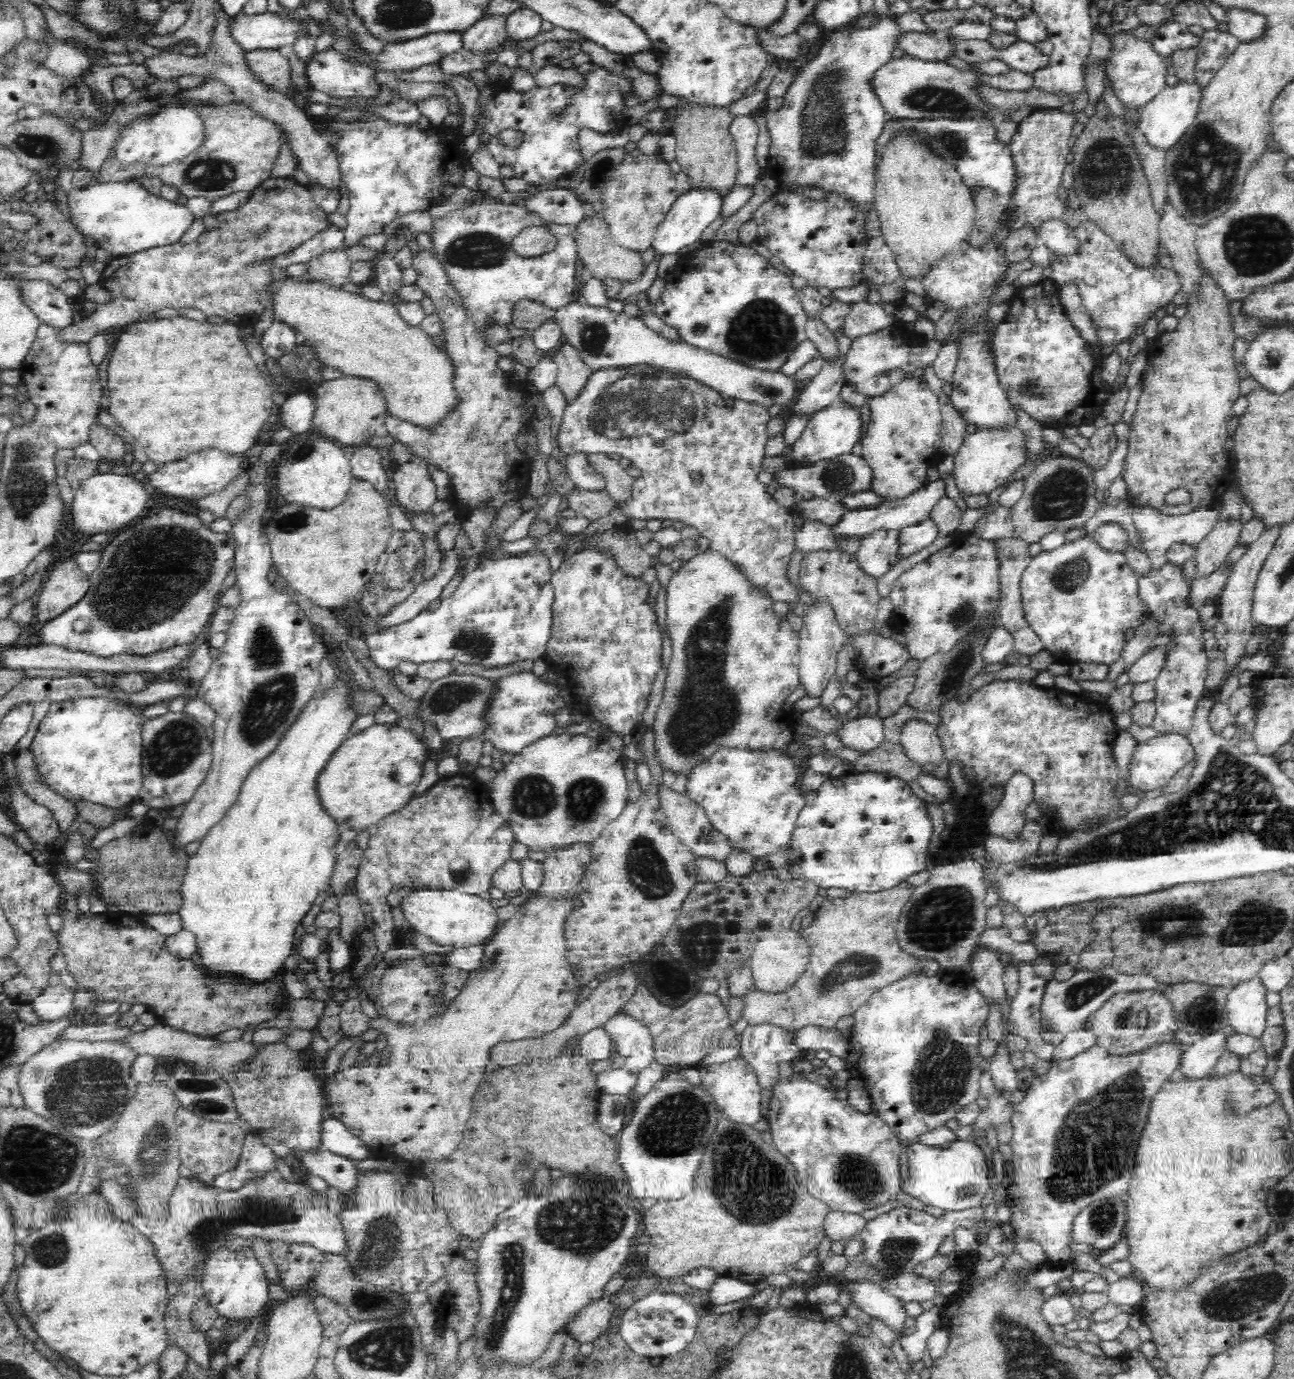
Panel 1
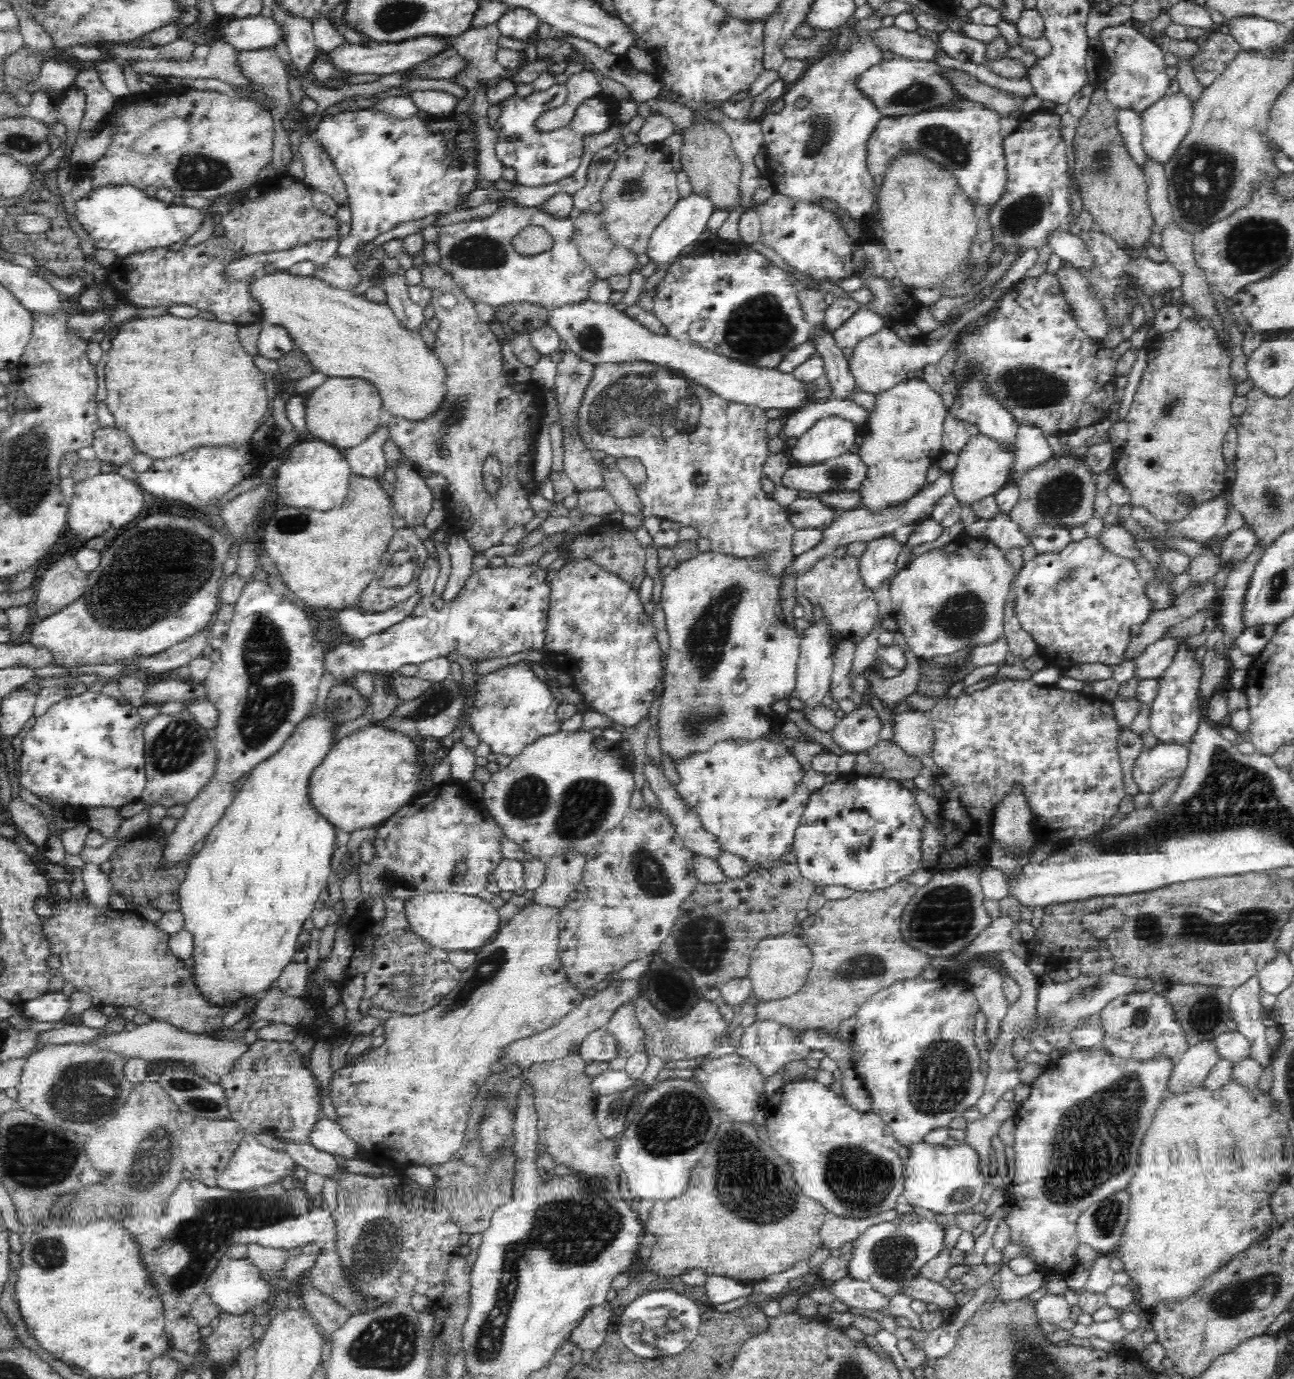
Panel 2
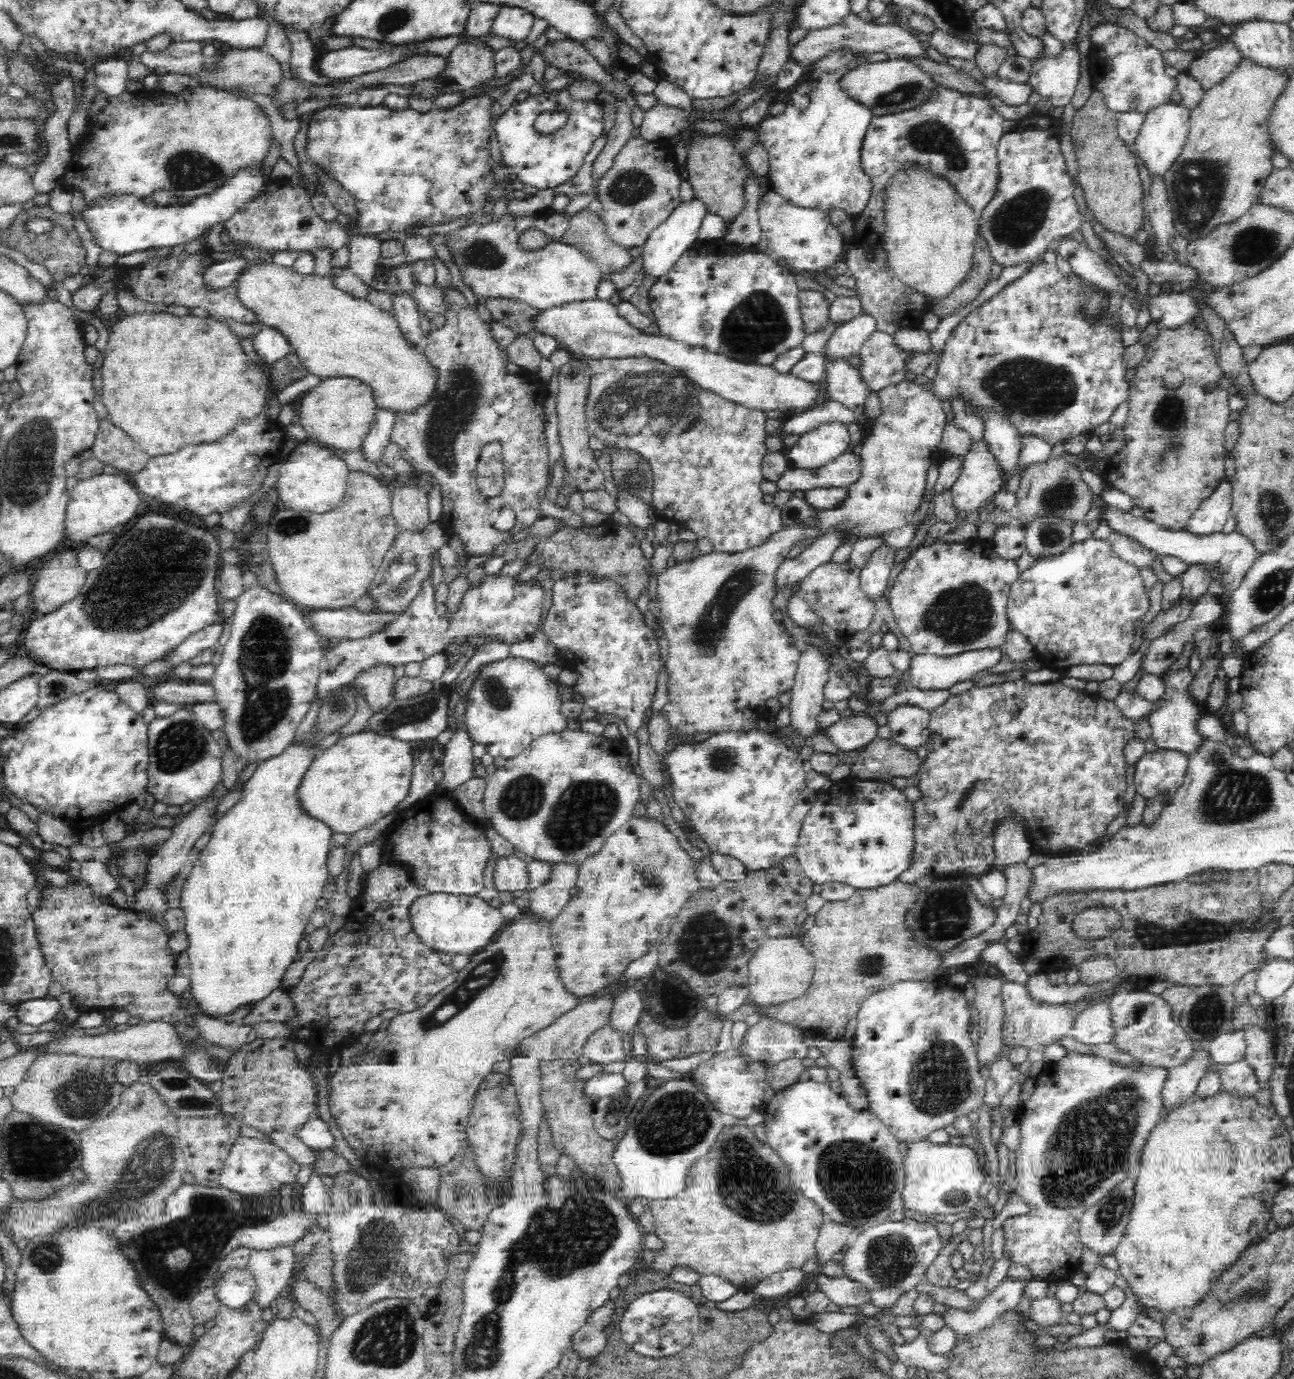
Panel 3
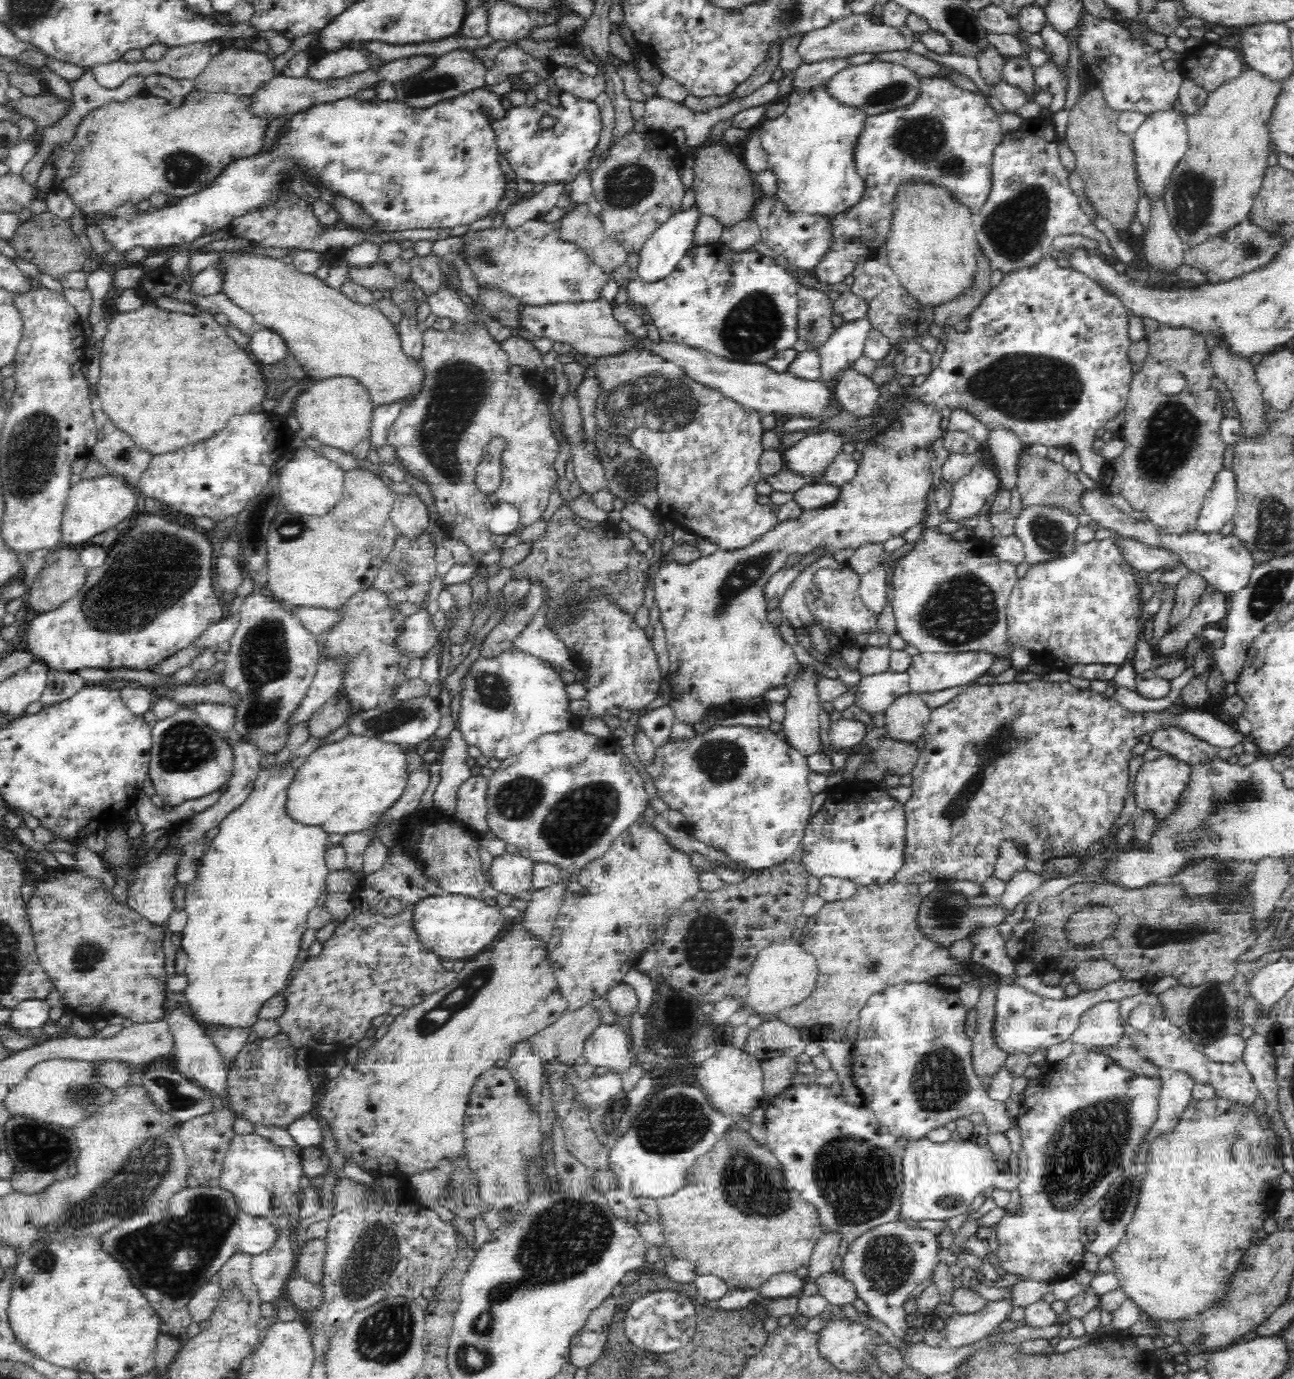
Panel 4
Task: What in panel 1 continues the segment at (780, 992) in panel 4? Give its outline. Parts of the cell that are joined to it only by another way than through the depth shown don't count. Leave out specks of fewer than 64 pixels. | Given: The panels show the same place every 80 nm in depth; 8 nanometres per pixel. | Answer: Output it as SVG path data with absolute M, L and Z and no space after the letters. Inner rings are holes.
M790 928L760 933L748 960L754 986L761 991L786 990L802 974L809 956L810 947L802 938L801 931L796 932Z

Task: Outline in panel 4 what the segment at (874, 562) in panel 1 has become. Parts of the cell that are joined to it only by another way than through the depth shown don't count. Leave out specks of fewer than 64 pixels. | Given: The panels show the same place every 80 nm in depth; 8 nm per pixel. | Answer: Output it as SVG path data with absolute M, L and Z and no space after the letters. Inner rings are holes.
M878 562L872 570L862 574L859 593L864 603L876 614L881 614L886 605L886 575L890 568L887 562Z

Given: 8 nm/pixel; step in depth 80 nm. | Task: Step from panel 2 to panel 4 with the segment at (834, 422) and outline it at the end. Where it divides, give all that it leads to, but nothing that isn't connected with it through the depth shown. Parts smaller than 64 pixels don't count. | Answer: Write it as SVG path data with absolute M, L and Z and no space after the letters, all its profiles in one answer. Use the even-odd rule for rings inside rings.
M822 430L806 434L790 448L782 450L785 468L800 476L817 479L844 446L845 434L838 430Z

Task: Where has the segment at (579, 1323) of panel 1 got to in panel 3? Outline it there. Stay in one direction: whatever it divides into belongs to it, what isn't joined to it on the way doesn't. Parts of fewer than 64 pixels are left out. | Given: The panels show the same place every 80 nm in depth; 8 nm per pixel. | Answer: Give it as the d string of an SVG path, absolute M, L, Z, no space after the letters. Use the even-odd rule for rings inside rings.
M607 1300L597 1310L592 1310L590 1316L586 1320L586 1324L580 1328L571 1338L571 1348L580 1353L580 1358L592 1359L598 1356L606 1344L606 1326L604 1324L606 1318L610 1318L614 1314L614 1304L612 1300Z

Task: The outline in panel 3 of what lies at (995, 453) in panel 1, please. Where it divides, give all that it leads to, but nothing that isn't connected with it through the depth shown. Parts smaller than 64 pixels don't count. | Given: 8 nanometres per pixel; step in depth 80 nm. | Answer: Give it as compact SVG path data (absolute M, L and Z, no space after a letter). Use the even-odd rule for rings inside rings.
M984 440L973 442L960 459L960 474L950 491L958 510L969 513L1002 490L1007 478L998 457Z

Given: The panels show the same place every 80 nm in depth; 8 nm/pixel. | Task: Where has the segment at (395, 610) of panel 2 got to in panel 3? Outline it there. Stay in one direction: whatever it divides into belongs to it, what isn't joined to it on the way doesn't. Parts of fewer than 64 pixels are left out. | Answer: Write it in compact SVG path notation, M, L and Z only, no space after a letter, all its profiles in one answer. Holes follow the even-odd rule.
M354 605L338 610L314 609L308 616L318 636L343 640L358 640L380 632L394 622L400 614L395 612L364 611Z

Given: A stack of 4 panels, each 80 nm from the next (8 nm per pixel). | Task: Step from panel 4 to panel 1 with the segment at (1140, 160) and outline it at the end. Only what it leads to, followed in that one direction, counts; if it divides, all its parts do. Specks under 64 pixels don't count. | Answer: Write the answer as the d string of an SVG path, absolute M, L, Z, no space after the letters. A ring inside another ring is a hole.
M1179 79L1178 84L1166 85L1156 97L1151 98L1150 102L1140 108L1139 127L1150 141L1150 145L1167 151L1175 142L1180 141L1181 136L1185 135L1189 126L1195 122L1202 96L1203 87L1196 79L1193 81Z

